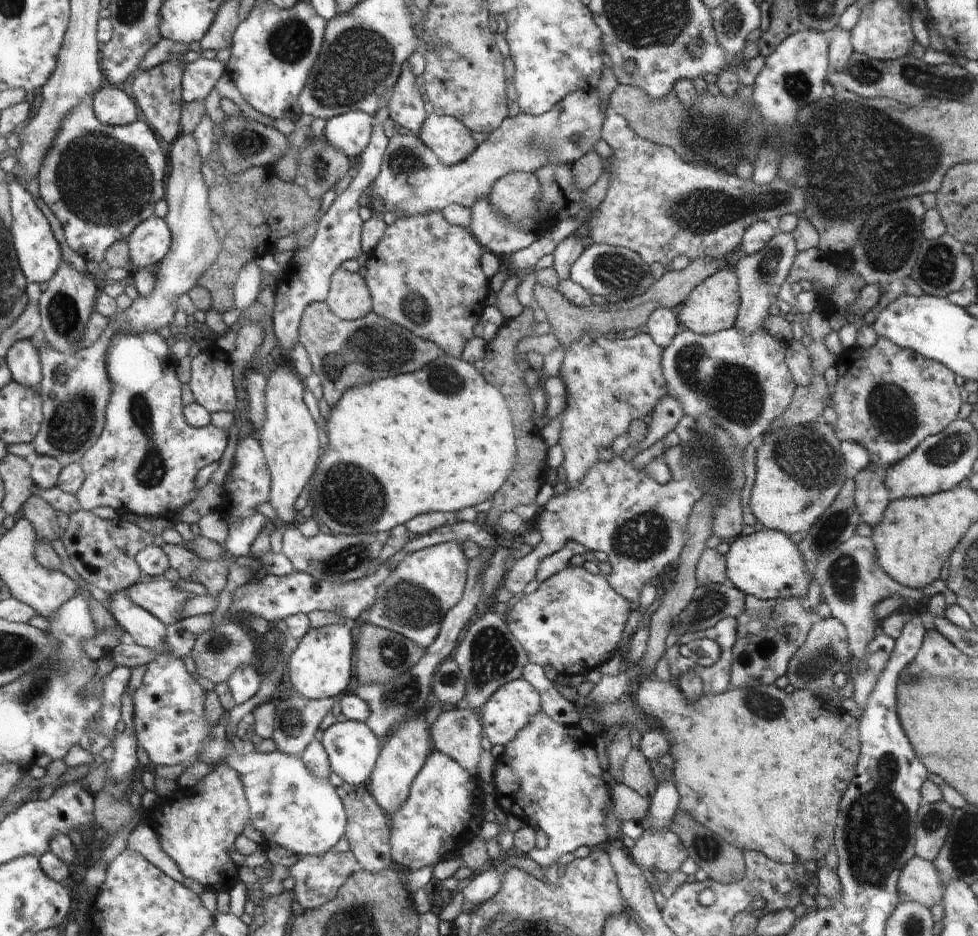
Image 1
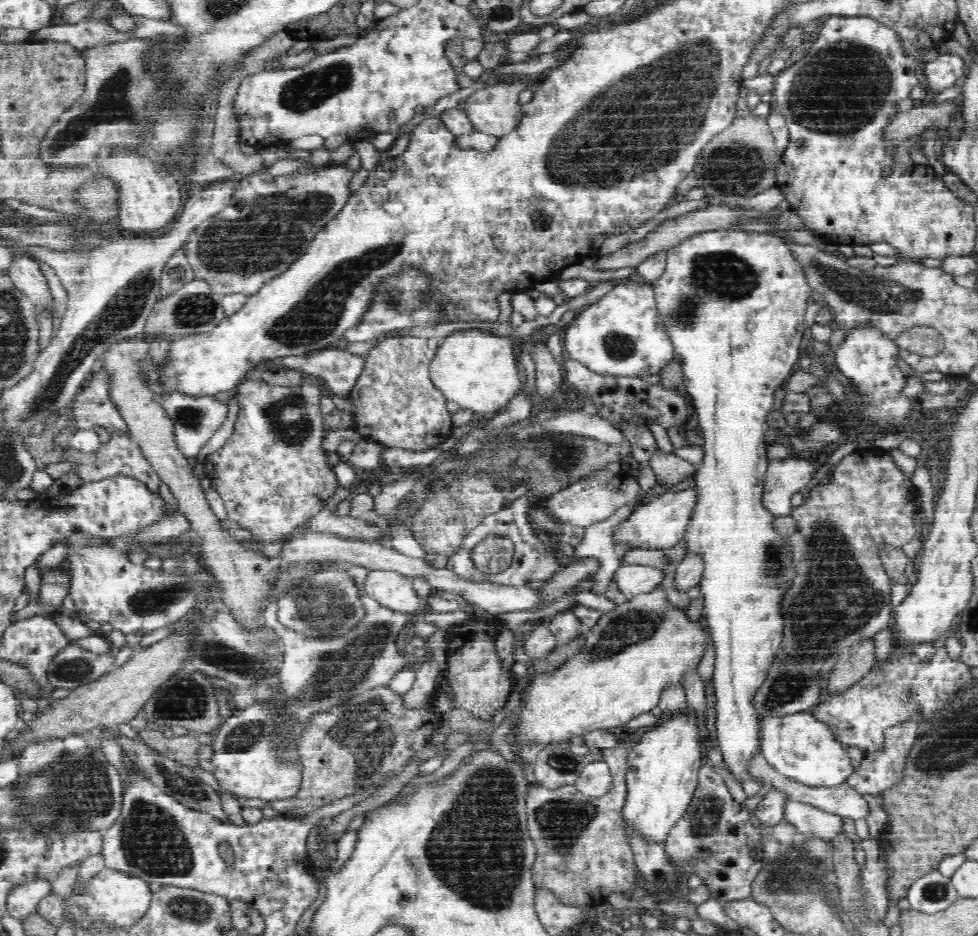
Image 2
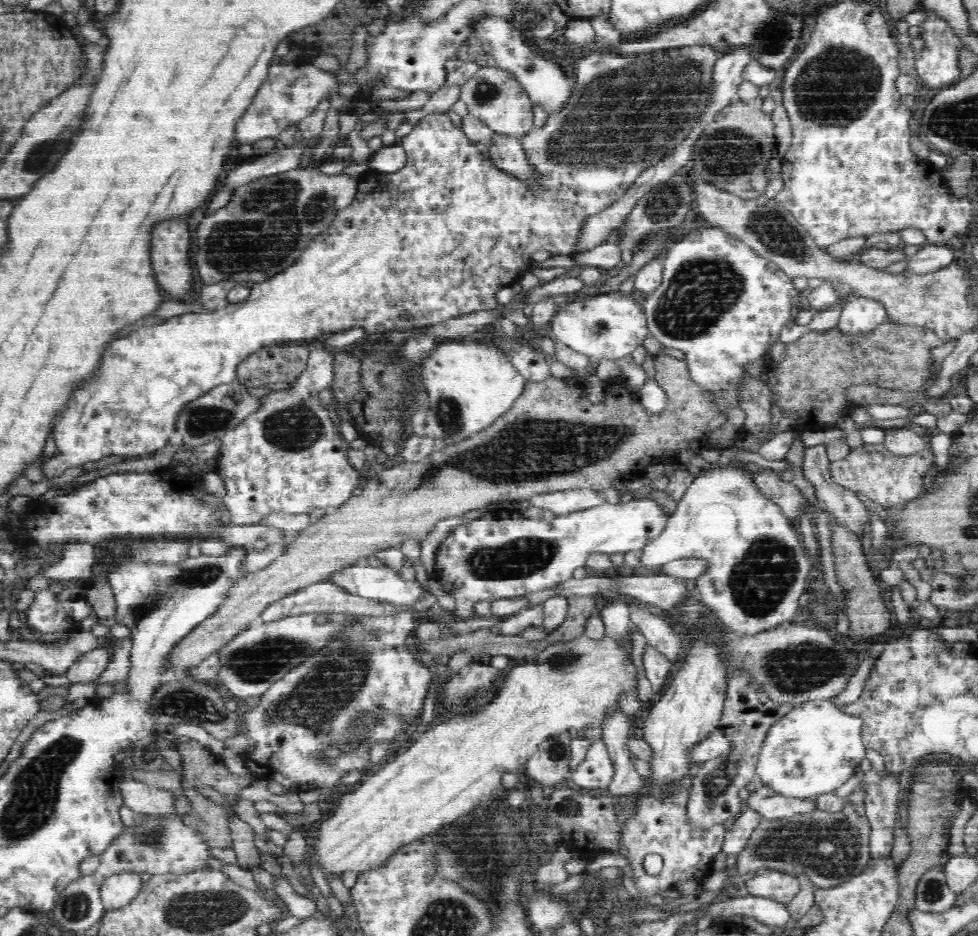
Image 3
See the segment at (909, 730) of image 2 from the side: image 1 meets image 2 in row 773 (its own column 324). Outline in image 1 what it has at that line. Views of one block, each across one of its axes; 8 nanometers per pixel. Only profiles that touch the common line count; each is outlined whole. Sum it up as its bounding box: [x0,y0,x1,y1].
[289,847,360,910]

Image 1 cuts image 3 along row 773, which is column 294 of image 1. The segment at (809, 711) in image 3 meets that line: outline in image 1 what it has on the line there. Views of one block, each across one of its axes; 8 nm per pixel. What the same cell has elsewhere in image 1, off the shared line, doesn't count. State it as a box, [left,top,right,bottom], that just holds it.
[201,724,346,858]

